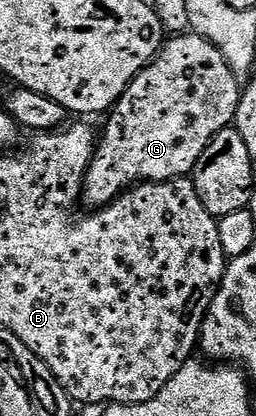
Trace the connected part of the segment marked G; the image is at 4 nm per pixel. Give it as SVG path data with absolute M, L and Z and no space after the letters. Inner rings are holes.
M193 31L185 32L163 44L157 58L139 71L126 93L109 110L105 118L106 130L103 133L101 130L94 158L82 183L81 200L94 205L90 207L111 205L127 189L148 181L175 181L177 177L190 177L211 139L222 129L234 125L240 96L239 78L235 77L224 55L216 51L211 41Z

